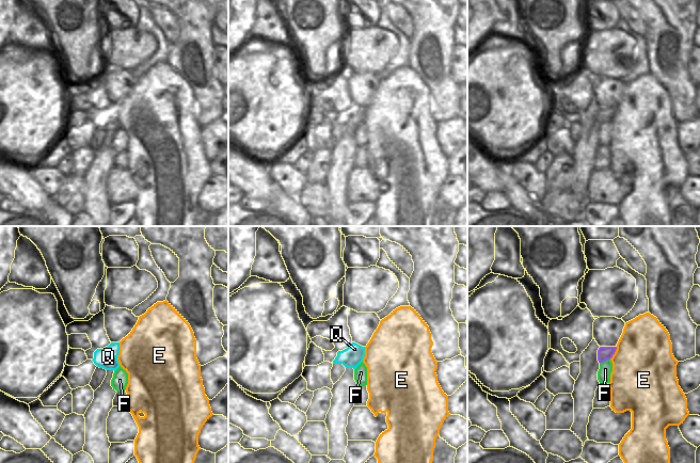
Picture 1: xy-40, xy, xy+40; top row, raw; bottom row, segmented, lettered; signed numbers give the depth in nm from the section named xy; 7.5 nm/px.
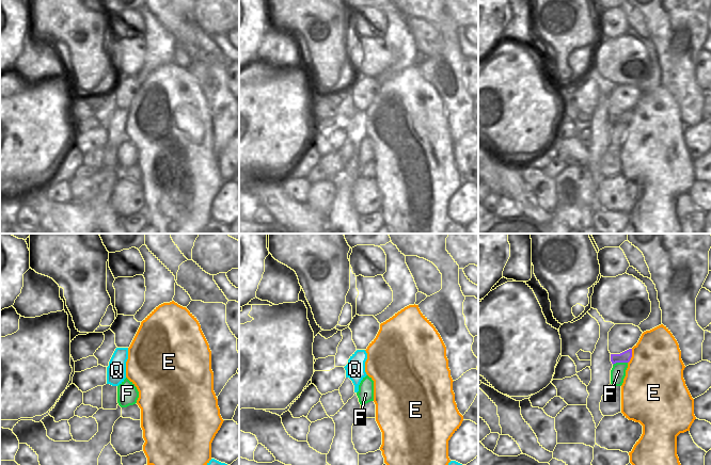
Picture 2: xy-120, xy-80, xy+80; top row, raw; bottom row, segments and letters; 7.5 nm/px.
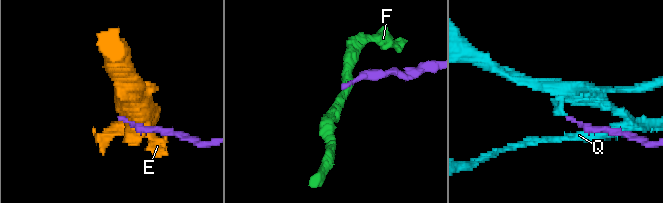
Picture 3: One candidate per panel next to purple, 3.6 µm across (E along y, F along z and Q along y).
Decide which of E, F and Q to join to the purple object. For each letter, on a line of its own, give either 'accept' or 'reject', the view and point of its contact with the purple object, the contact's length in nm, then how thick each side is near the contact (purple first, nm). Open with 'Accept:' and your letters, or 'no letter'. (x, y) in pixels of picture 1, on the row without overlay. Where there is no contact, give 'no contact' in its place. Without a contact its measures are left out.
Accept: no letter
E: reject; meets purple in xy+40 at (614, 114); contact 110 nm long; 110 nm thick on the purple side, 480 nm on the other
F: reject; meets purple in xy+40 at (604, 122); contact 90 nm long; 110 nm thick on the purple side, 100 nm on the other
Q: reject; no contact

